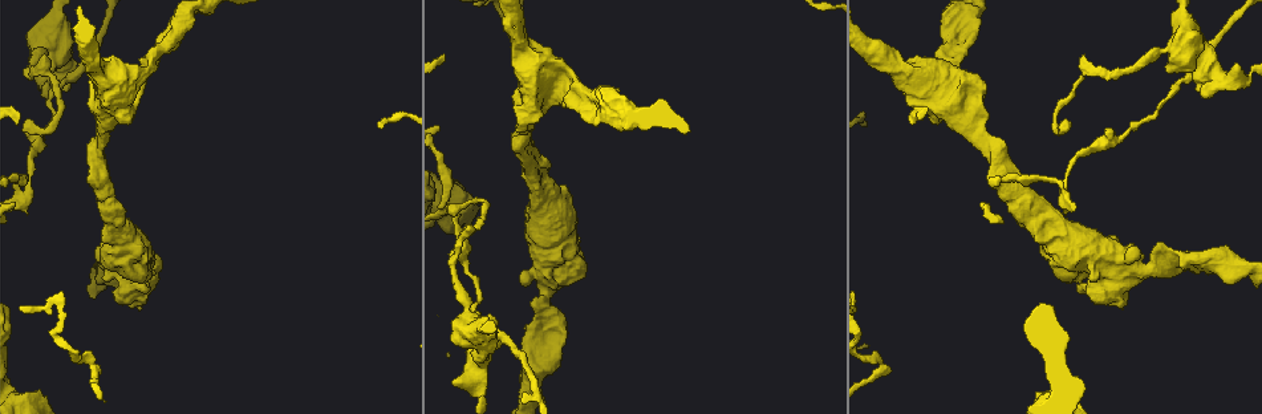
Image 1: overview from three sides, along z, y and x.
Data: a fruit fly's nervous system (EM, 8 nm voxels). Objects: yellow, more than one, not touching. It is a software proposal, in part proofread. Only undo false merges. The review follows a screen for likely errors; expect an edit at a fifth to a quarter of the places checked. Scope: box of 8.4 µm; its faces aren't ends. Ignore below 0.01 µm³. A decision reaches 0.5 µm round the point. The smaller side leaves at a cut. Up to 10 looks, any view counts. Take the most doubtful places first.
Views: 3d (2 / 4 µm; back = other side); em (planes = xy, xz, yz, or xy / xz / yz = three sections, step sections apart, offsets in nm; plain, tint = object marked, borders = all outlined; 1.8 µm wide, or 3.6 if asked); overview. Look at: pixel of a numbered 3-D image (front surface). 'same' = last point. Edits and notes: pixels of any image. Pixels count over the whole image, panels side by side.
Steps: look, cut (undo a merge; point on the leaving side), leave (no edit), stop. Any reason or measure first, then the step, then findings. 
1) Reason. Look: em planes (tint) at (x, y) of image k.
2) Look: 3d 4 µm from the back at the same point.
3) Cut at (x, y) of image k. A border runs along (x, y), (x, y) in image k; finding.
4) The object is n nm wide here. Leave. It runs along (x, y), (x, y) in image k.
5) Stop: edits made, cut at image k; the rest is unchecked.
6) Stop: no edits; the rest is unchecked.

Look: em 3.6 µm planes (tint) at (548, 99) of image 1.

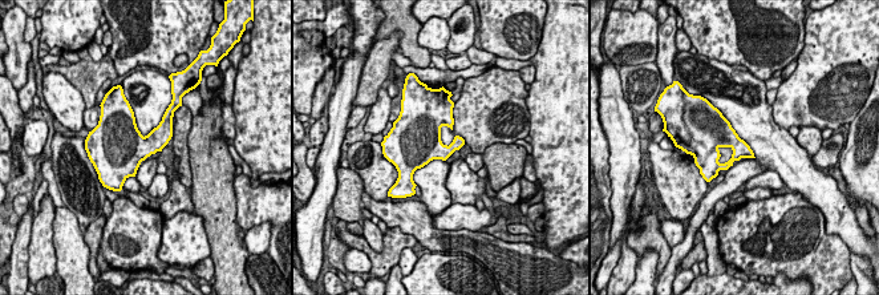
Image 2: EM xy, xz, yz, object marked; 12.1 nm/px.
Leave. One cell here.

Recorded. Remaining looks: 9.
Three arms meet. Look: 3d 2 µm at (1065, 181) of image 1.

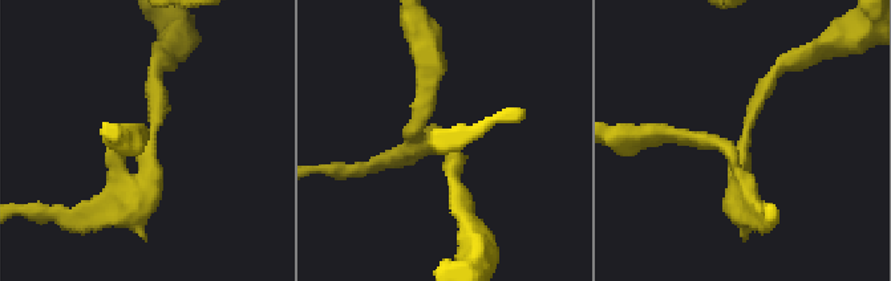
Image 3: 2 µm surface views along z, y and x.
3 arms meet here. Look: em yz step 16 (tint) at (741, 141) of image 3.

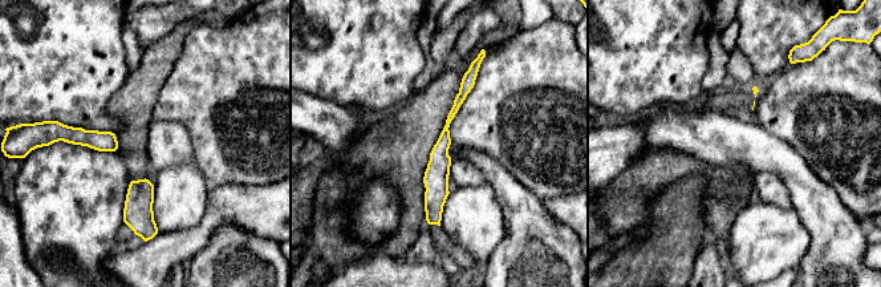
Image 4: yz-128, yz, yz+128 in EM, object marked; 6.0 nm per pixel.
Look: em planes (tint) at the same point.

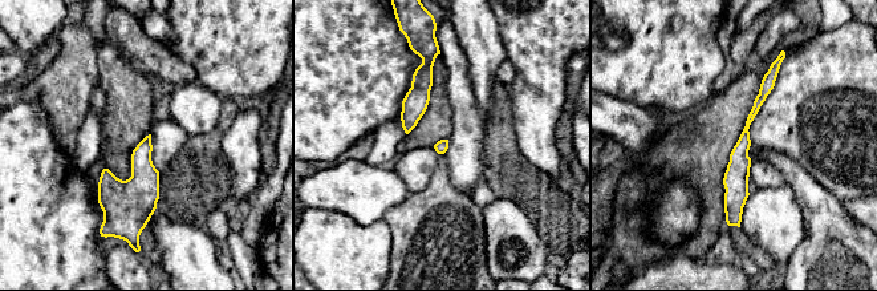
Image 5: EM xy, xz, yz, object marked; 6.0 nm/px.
The object is 80 nm wide here. Leave. Continuous, no second cell.

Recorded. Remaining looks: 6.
Thick turns thin. Look: em 3.6 µm yz step 8 (tint) at (553, 239) of image 1.

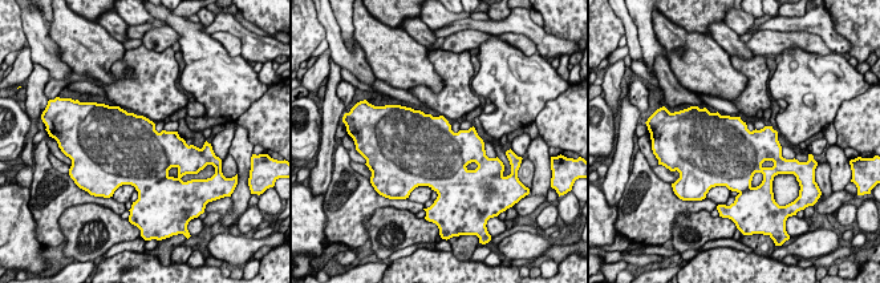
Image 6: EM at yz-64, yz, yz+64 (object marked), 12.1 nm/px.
Leave. Continuous, no second cell.

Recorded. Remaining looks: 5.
Sharp bend. Look: 3d 2 µm at (93, 370) of image 1.

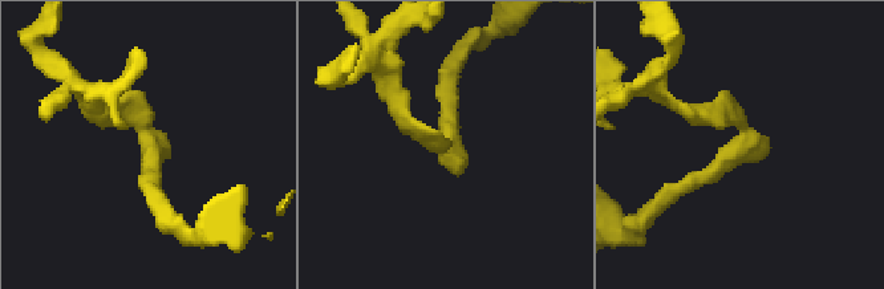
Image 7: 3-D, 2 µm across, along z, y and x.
Look: em planes (tint) at (439, 144) of image 7.

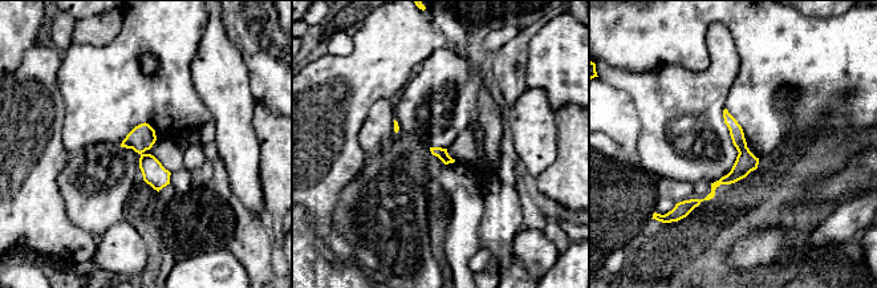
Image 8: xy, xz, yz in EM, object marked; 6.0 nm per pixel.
Cut at (737, 133) of image 8. Two cells meet here.

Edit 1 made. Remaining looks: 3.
Stop: edits made, cut at image 8; the rest is unchecked.

